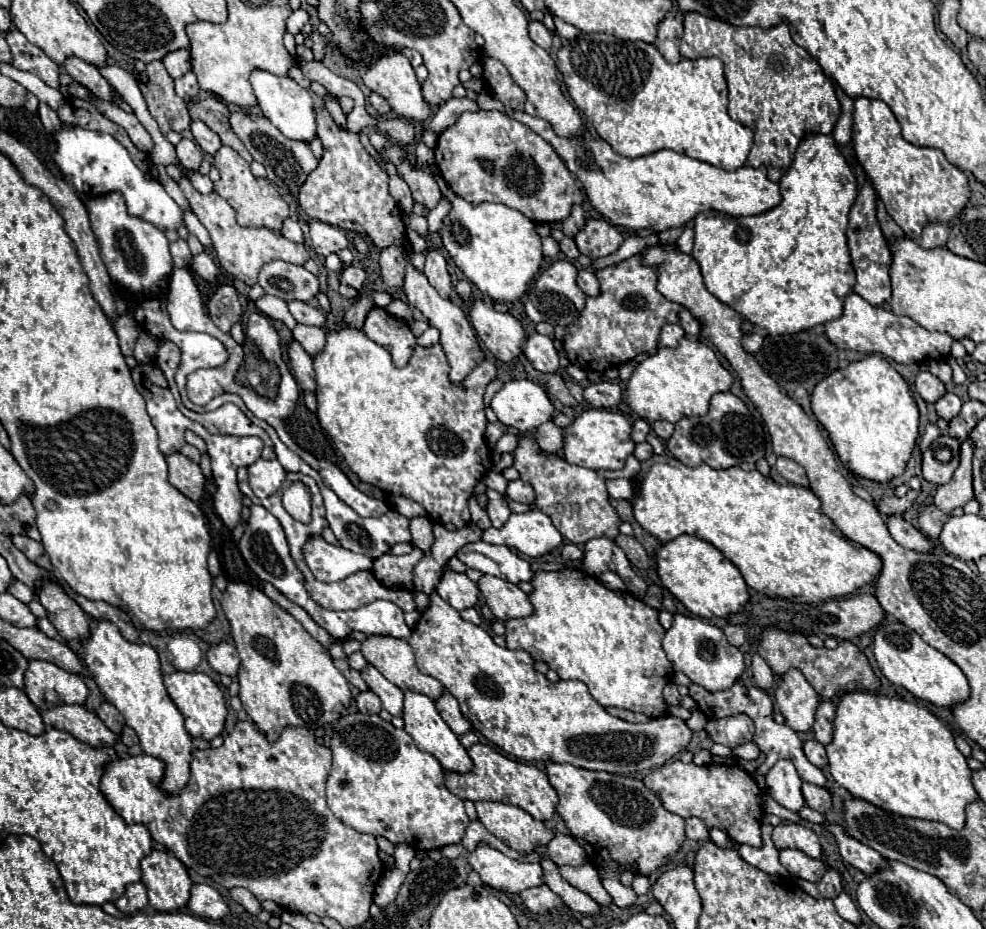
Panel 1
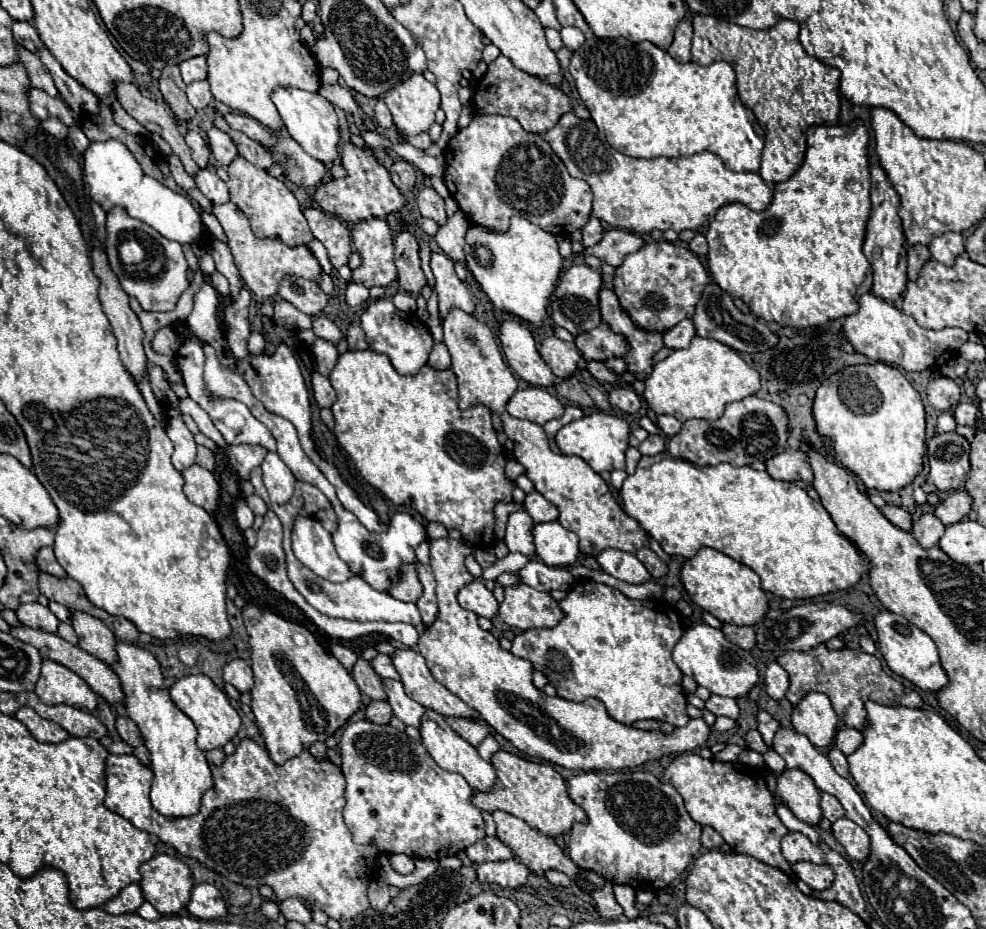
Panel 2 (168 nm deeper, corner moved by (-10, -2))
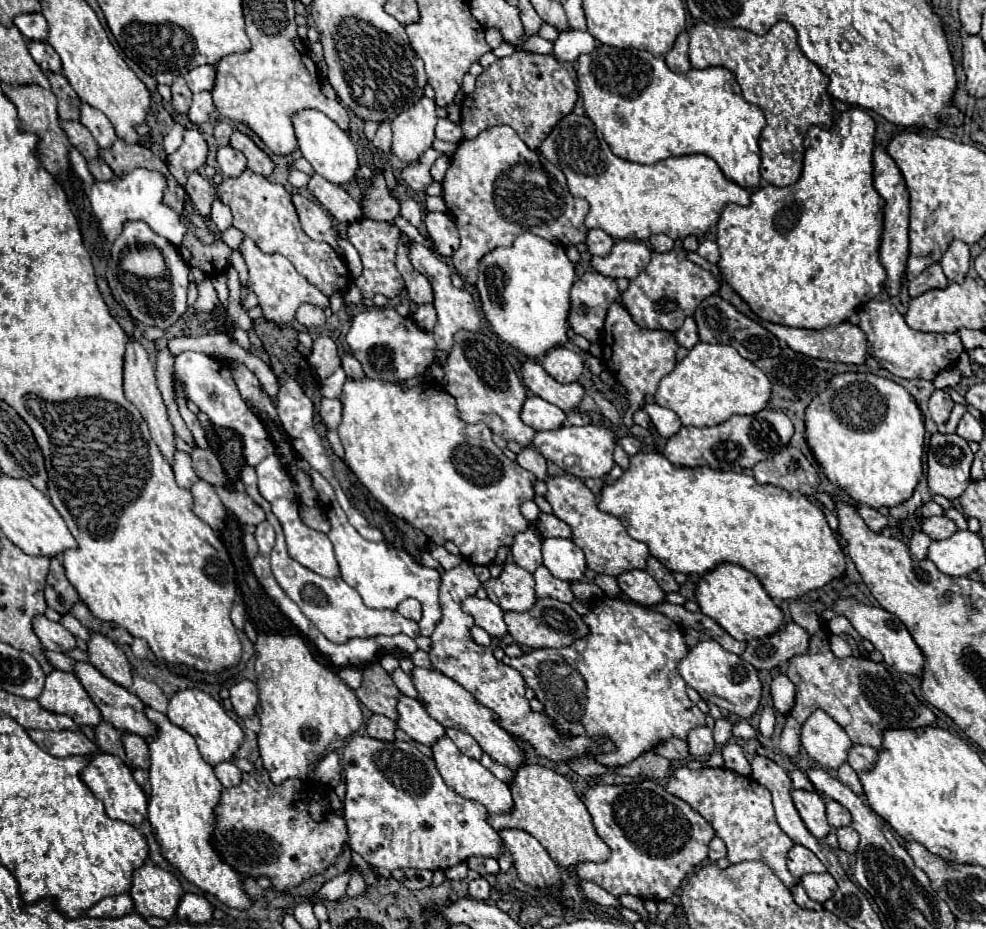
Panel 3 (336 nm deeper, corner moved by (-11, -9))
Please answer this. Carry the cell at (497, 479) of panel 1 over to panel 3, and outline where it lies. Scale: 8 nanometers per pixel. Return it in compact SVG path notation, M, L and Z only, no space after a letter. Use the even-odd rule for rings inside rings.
M526 501L526 503L520 507L520 511L522 511L522 515L524 515L530 523L534 523L534 521L540 517L540 509L538 509L538 505L536 505L534 501Z

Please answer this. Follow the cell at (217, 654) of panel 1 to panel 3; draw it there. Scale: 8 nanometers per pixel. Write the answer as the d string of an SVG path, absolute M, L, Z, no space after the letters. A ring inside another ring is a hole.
M248 679L236 683L230 687L230 701L232 709L240 719L250 719L256 715L256 705L258 705L258 691L256 685Z

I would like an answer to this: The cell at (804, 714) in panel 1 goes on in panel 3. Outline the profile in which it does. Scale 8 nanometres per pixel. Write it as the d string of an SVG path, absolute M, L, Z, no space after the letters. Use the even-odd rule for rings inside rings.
M814 711L808 717L808 721L804 723L804 727L802 727L802 747L824 769L836 771L838 765L844 765L846 763L846 757L848 757L848 751L850 751L852 745L854 743L850 741L850 737L846 735L846 731L830 715L826 715L824 711Z

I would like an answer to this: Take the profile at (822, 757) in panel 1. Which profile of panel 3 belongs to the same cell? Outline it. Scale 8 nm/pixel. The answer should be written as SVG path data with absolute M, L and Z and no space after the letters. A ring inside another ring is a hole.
M844 763L844 765L838 769L838 779L840 779L840 783L844 783L848 789L852 789L856 795L862 795L862 793L864 793L862 783L860 783L860 779L858 779L858 773L856 773L848 763Z

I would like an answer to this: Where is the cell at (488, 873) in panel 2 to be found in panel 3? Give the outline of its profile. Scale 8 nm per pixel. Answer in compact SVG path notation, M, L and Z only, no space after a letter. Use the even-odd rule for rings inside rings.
M478 877L474 881L468 883L468 893L472 899L478 899L478 901L484 901L488 899L488 893L490 893L490 883L484 879L484 877Z

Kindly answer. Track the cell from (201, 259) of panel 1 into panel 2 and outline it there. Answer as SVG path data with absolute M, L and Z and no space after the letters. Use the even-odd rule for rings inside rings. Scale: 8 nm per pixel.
M217 270L211 274L211 284L213 284L213 288L215 288L221 296L229 296L229 282L227 282L227 278L225 278L223 274L219 274Z

